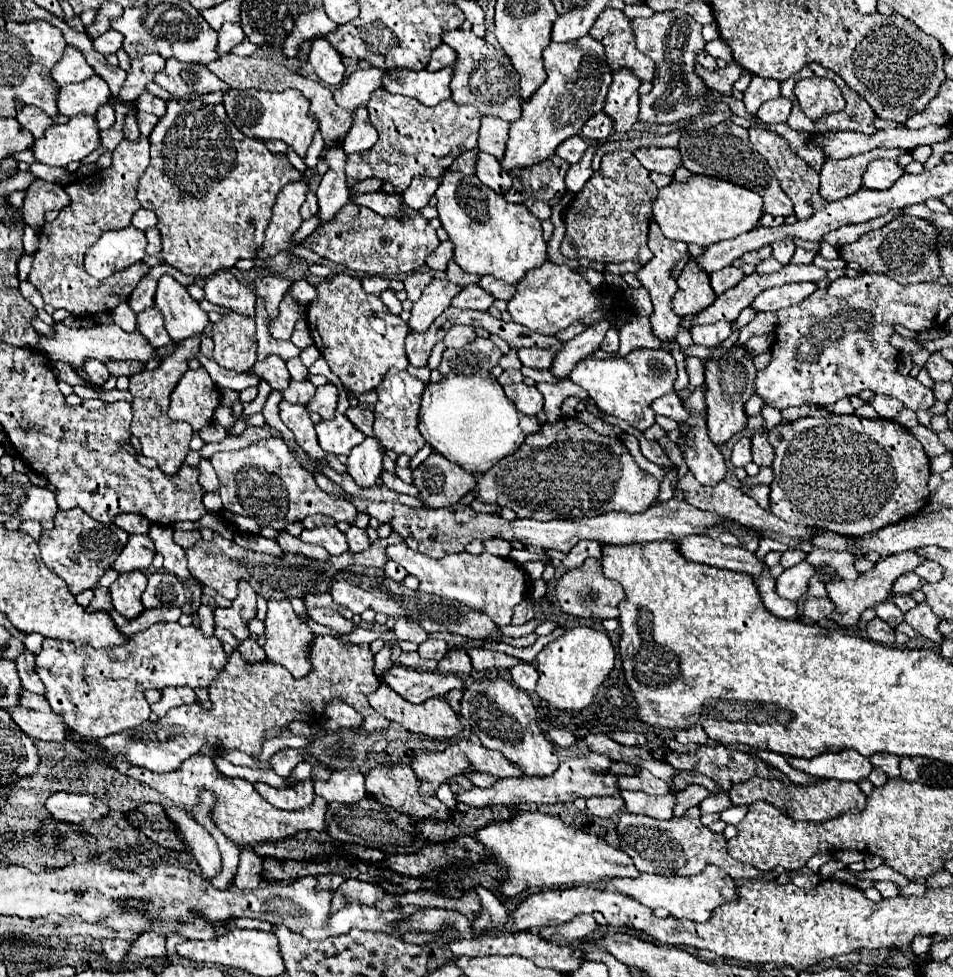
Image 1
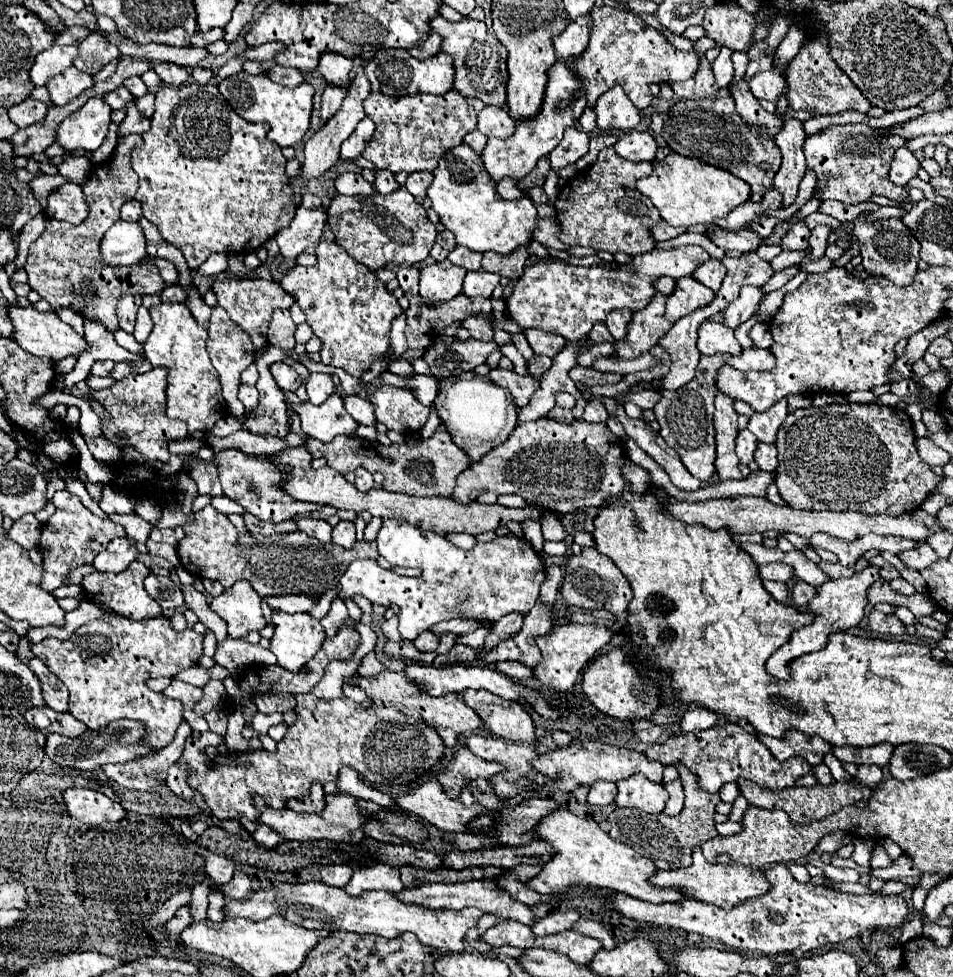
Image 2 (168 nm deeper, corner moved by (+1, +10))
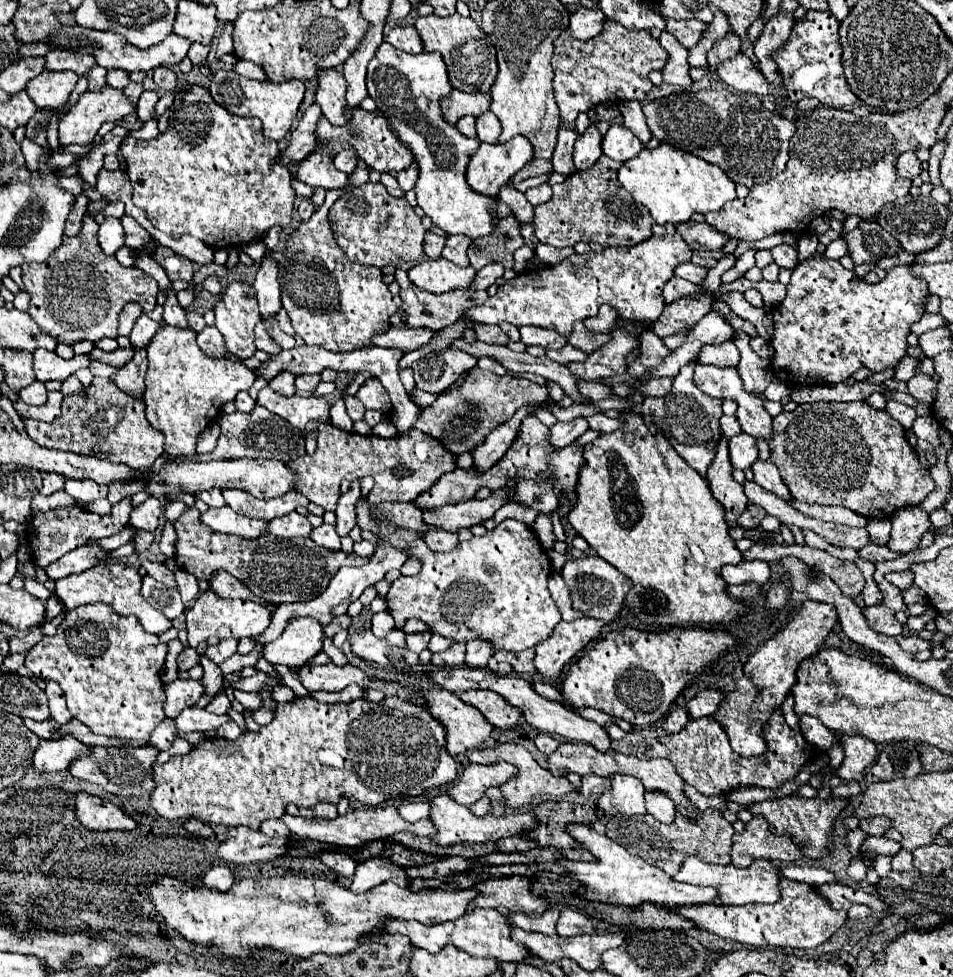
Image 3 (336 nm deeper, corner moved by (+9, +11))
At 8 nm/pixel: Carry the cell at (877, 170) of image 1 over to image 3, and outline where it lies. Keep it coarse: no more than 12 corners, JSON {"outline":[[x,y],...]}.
{"outline":[[911,151],[897,161],[901,177],[911,179],[919,175],[921,161]]}

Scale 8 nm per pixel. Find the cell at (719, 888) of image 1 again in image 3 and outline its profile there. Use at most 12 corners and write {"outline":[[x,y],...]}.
{"outline":[[687,857],[675,881],[717,887],[719,903],[777,903],[781,871]]}

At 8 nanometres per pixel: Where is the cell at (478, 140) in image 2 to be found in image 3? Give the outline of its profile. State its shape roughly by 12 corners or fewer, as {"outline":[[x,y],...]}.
{"outline":[[461,117],[457,129],[467,137],[475,137],[475,117]]}

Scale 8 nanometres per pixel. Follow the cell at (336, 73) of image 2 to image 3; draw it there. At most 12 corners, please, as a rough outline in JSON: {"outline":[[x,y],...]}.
{"outline":[[335,69],[319,71],[315,103],[331,125],[347,125],[347,83]]}

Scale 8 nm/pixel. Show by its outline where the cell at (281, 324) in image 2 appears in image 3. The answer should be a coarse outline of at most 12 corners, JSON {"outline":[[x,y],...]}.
{"outline":[[265,325],[255,327],[255,347],[277,355],[281,347],[269,337]]}

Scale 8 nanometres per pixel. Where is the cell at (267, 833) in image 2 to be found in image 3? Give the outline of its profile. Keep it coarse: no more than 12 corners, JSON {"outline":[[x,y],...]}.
{"outline":[[269,819],[261,833],[269,837],[289,837],[289,829],[281,819]]}

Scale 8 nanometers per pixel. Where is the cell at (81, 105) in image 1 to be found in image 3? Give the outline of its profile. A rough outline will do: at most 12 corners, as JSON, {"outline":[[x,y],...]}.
{"outline":[[43,71],[25,87],[37,107],[67,103],[77,75]]}

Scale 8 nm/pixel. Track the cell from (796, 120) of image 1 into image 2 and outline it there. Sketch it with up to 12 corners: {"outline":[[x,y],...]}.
{"outline":[[815,36],[791,60],[789,108],[815,116],[871,104]]}

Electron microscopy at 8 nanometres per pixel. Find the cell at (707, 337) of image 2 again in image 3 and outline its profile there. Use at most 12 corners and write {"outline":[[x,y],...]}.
{"outline":[[733,341],[707,345],[699,361],[717,367],[737,367],[739,349]]}

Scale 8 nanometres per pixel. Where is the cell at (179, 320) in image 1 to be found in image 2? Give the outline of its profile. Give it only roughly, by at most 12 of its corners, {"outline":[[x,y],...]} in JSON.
{"outline":[[185,302],[151,308],[145,358],[167,366],[167,416],[209,432],[217,370]]}

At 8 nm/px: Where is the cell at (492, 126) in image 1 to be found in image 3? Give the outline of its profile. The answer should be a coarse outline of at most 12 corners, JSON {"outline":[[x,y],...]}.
{"outline":[[487,111],[477,117],[477,137],[495,143],[499,119]]}

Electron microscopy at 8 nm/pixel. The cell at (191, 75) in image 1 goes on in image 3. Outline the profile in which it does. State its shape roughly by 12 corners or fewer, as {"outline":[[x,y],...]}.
{"outline":[[157,67],[153,81],[163,91],[175,91],[177,75],[169,67]]}

